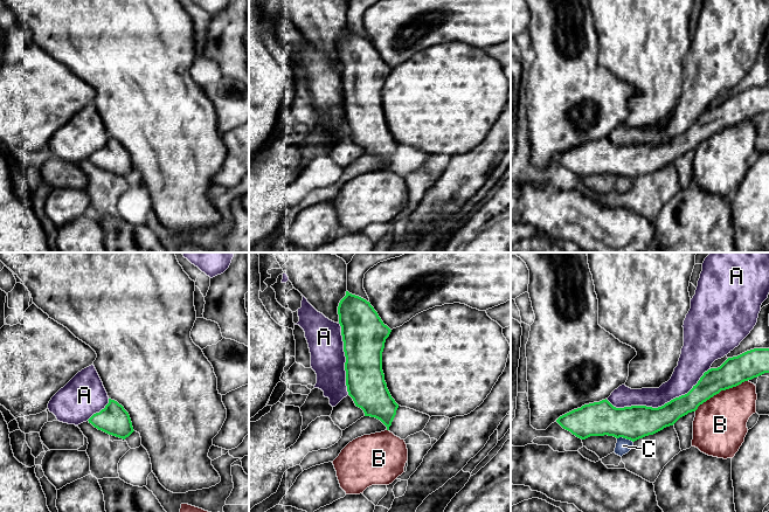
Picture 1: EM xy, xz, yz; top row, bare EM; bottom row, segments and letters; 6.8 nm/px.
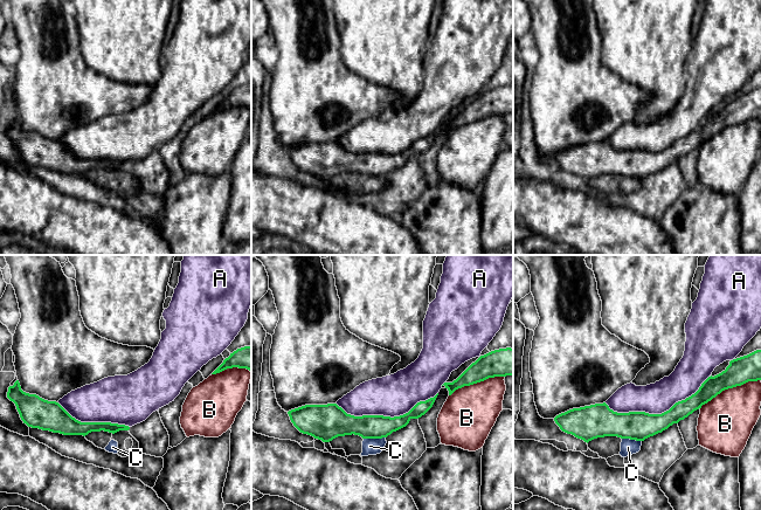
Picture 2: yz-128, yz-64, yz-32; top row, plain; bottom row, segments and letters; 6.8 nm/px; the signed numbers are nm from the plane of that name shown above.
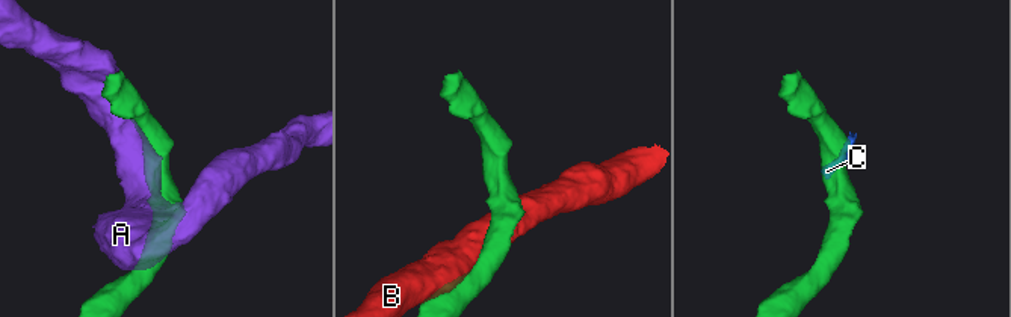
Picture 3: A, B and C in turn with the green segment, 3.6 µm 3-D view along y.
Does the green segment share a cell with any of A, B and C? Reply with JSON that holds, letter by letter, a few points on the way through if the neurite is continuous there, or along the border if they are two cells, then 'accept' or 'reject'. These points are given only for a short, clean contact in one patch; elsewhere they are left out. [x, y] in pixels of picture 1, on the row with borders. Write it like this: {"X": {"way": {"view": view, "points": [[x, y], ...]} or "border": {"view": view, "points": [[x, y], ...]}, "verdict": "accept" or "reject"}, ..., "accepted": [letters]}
{"A": {"verdict": "accept"}, "B": {"verdict": "reject"}, "C": {"border": {"view": "yz", "points": [[617, 437], [624, 437], [632, 442]]}, "verdict": "reject"}, "accepted": ["A"]}

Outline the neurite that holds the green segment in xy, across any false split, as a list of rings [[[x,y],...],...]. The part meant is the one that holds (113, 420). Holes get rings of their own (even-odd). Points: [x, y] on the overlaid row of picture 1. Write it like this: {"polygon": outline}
{"polygon": [[[93,365],[61,388],[48,409],[60,422],[78,425],[88,421],[98,430],[123,440],[134,431],[129,413],[108,396]]]}

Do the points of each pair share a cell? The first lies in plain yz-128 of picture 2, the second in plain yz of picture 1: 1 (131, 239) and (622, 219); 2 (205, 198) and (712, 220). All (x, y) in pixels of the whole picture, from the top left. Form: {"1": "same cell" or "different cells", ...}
{"1": "same cell", "2": "same cell"}

